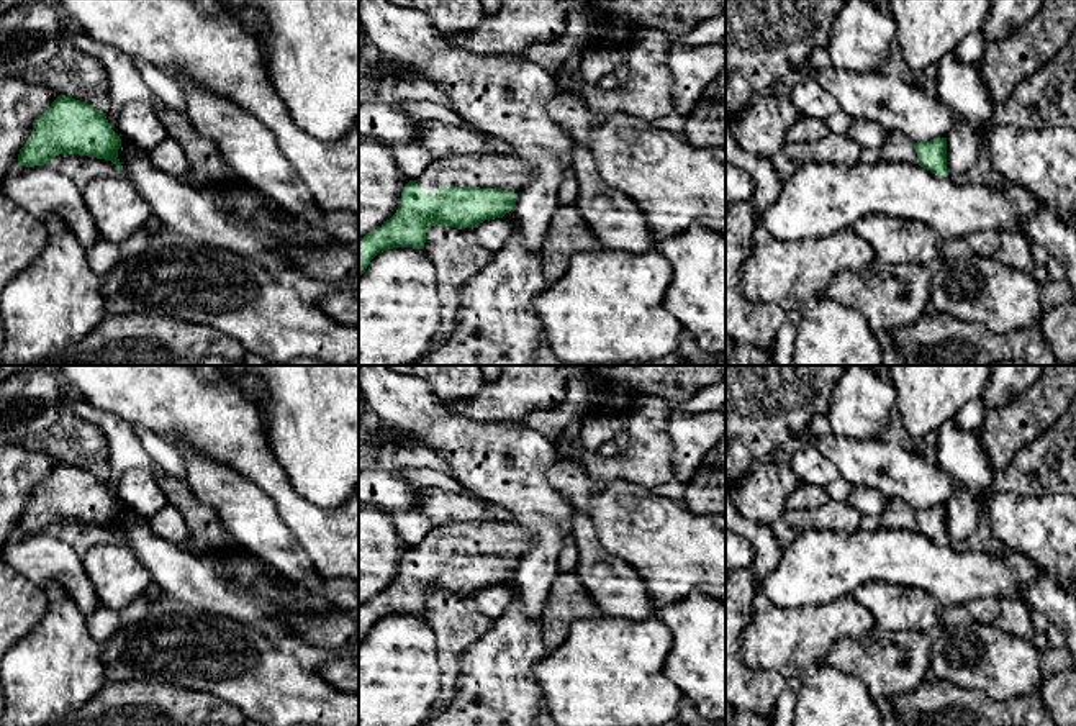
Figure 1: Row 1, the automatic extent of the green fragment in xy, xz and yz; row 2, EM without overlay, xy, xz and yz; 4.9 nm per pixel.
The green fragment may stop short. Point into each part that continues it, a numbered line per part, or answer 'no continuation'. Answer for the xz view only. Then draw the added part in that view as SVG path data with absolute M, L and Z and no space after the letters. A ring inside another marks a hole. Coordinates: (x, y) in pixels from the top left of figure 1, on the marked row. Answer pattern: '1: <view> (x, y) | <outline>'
1: xz (508, 172) | M463 154L436 159L416 184L427 195L437 195L444 185L501 188L519 193L532 177L529 166L513 154Z

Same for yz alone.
1: yz (898, 148) | M891 131L879 149L881 161L917 164L914 144L906 134Z

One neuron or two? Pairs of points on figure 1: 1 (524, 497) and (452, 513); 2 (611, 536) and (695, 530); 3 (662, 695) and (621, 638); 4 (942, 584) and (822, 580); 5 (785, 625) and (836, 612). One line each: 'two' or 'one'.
1: two
2: one
3: one
4: one
5: one

